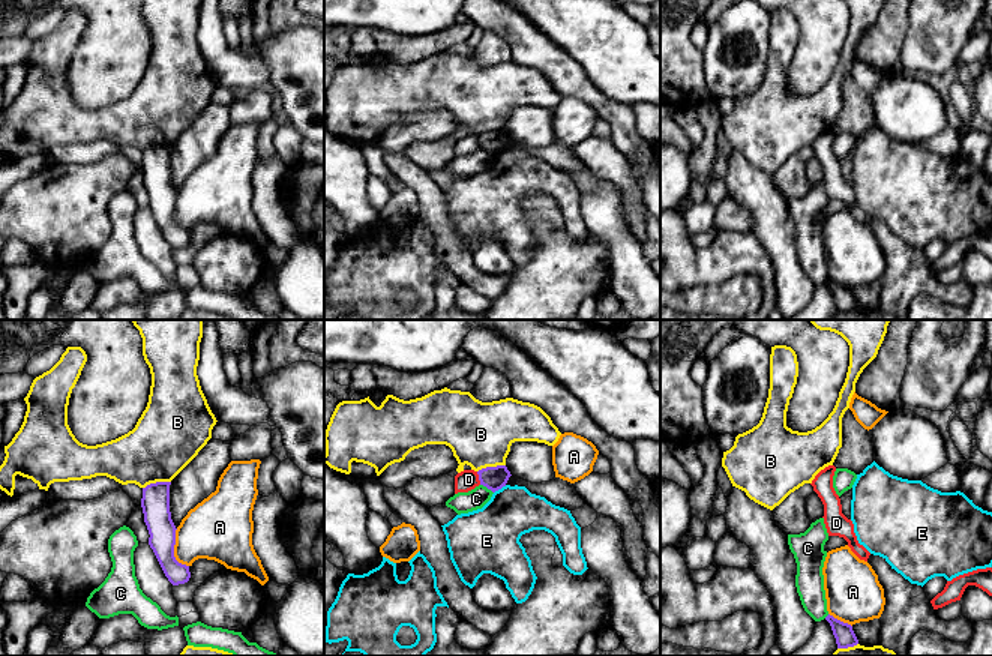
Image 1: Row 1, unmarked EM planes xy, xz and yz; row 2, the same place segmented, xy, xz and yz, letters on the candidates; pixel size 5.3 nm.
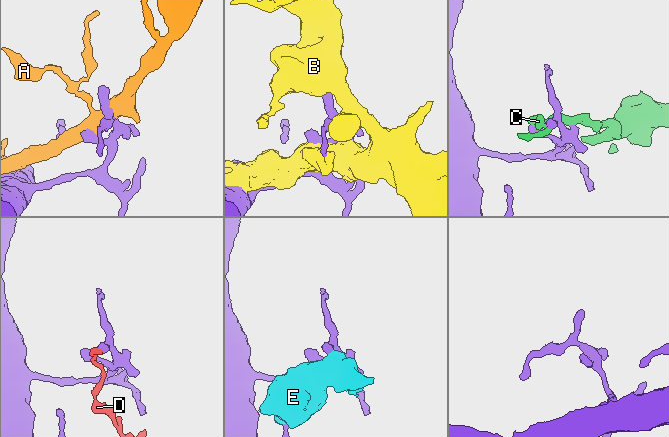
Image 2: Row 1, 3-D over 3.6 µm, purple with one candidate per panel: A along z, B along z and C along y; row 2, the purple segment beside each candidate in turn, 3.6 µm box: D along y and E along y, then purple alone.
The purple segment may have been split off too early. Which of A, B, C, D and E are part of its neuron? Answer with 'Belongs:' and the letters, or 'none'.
Belongs: none

